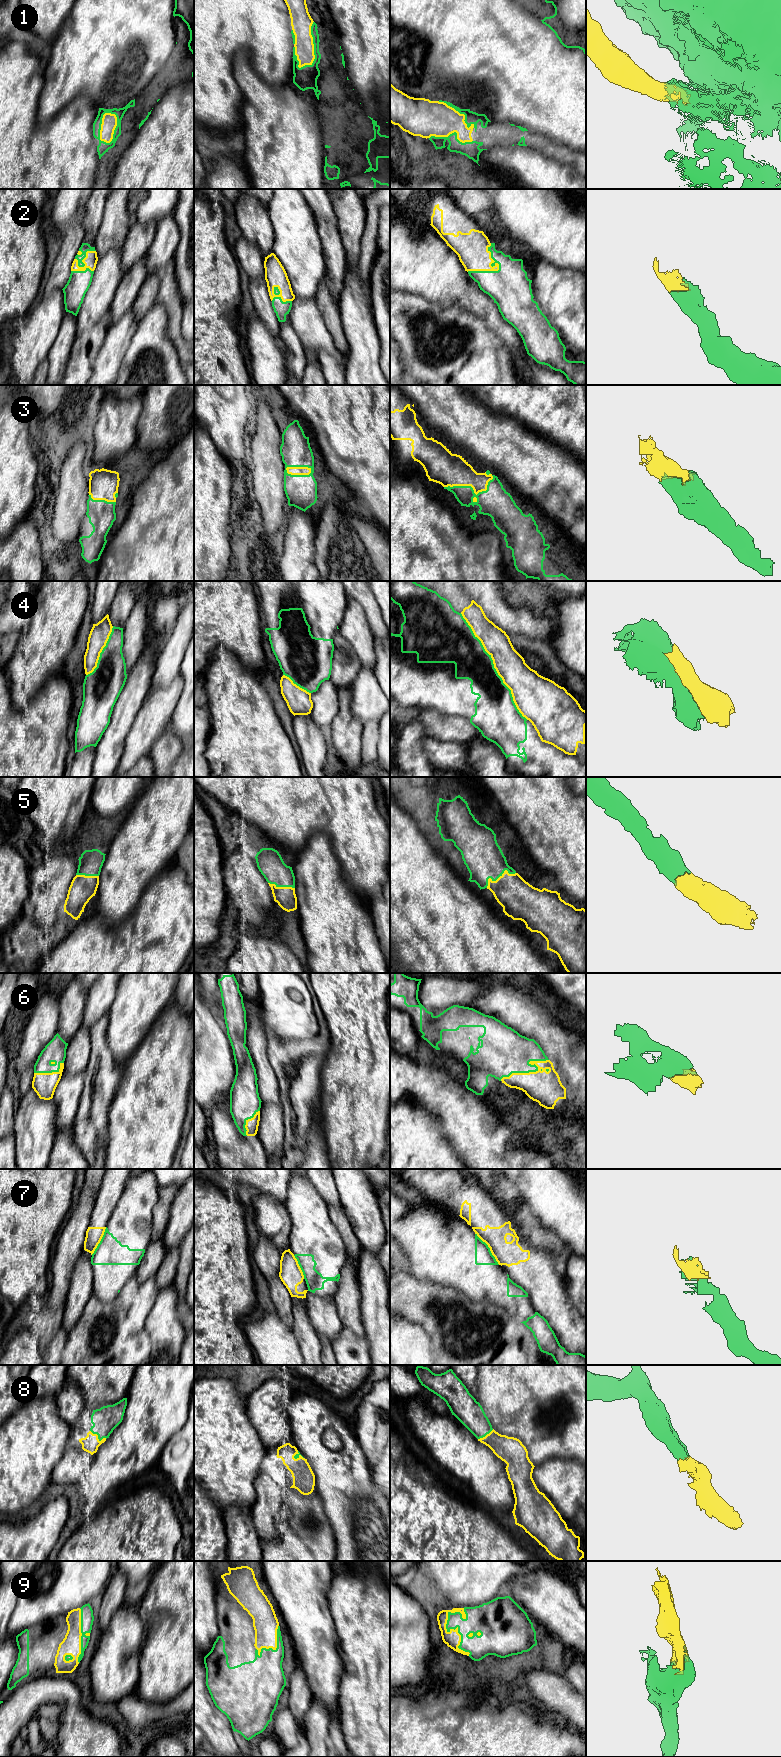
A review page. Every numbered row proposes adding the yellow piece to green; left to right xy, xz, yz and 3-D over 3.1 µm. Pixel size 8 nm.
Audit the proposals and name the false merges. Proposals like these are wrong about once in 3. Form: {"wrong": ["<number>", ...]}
{"wrong": ["1", "4", "7"]}

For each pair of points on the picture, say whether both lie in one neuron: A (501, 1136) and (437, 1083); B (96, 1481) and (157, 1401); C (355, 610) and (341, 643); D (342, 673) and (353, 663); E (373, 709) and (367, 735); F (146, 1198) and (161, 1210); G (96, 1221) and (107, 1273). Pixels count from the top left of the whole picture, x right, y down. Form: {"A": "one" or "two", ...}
{"A": "one", "B": "one", "C": "two", "D": "one", "E": "two", "F": "two", "G": "two"}

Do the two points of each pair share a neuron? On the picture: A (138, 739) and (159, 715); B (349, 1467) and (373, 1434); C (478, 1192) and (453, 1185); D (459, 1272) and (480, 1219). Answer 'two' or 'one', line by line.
A: one
B: two
C: one
D: two

